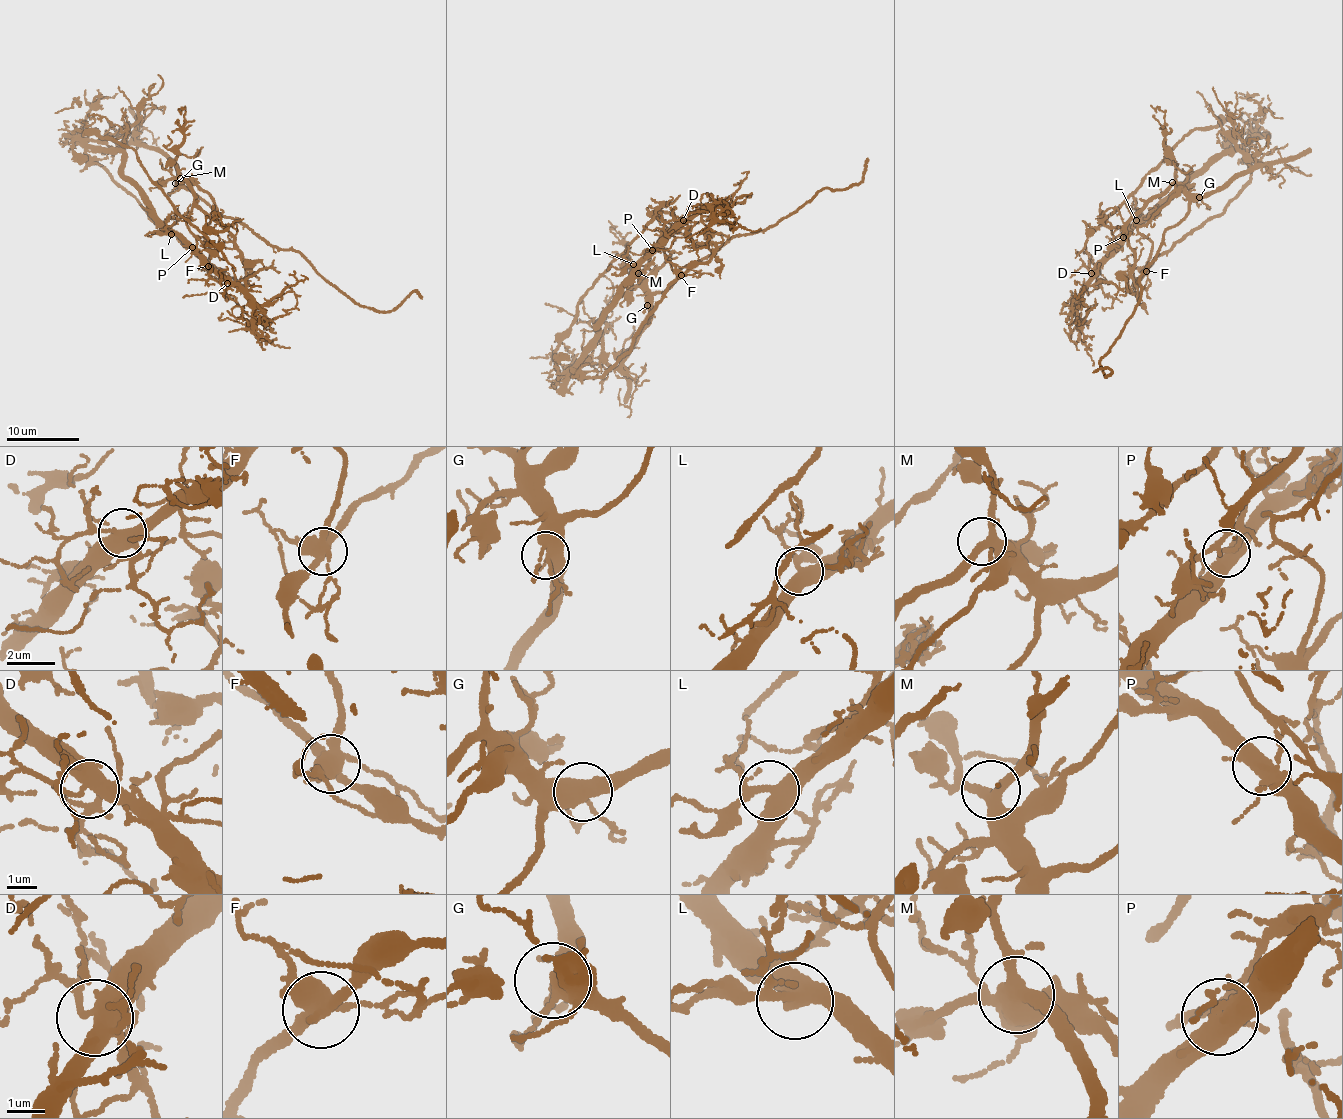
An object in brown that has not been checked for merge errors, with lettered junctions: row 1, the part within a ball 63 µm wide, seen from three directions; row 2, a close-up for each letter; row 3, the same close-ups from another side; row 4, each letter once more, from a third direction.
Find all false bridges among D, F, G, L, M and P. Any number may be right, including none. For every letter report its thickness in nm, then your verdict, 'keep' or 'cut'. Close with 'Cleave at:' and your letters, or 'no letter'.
D: calibre 440 nm; keep
F: calibre 440 nm; cut
G: calibre 420 nm; keep
L: calibre 440 nm; keep
M: calibre 340 nm; keep
P: calibre 420 nm; cut
Cleave at: F, P

